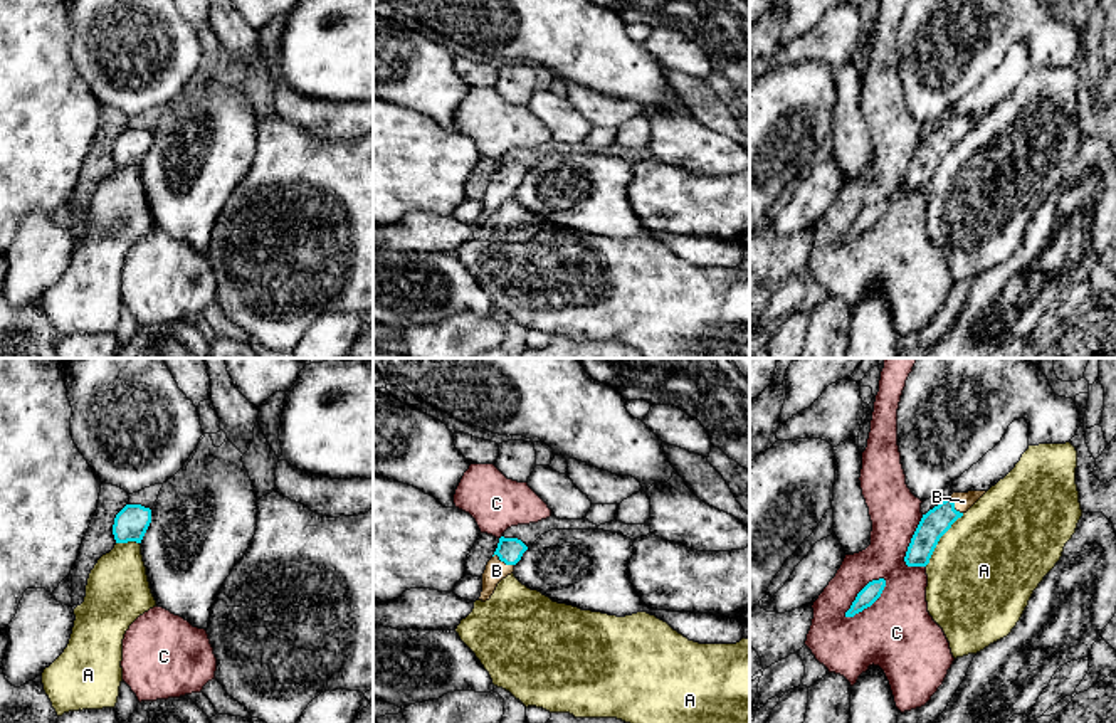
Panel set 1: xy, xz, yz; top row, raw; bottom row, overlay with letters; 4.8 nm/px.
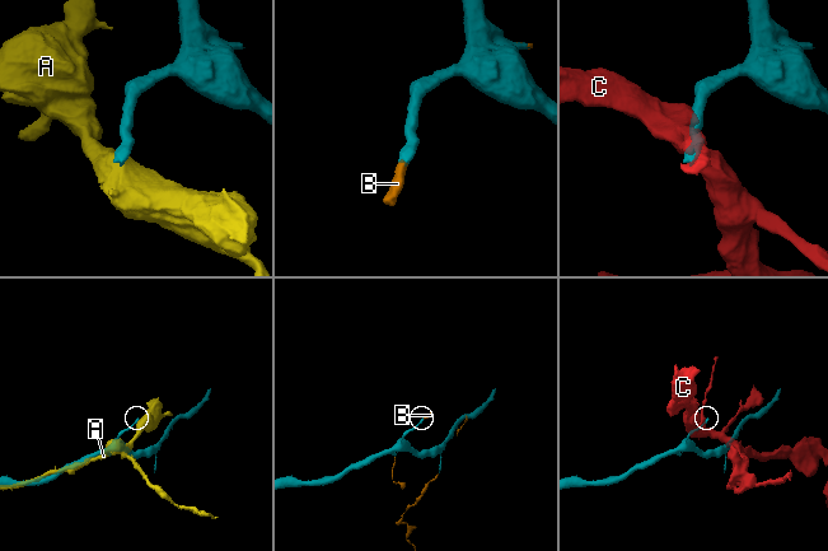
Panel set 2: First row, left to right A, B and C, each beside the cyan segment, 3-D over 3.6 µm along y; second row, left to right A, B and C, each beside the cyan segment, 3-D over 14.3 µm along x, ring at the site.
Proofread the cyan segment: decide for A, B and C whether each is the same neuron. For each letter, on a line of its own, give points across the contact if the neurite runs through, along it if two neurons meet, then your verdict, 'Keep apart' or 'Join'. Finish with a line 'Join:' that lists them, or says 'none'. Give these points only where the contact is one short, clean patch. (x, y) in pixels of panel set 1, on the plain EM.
A: Keep apart
B: Join
C: Keep apart
Join: B

